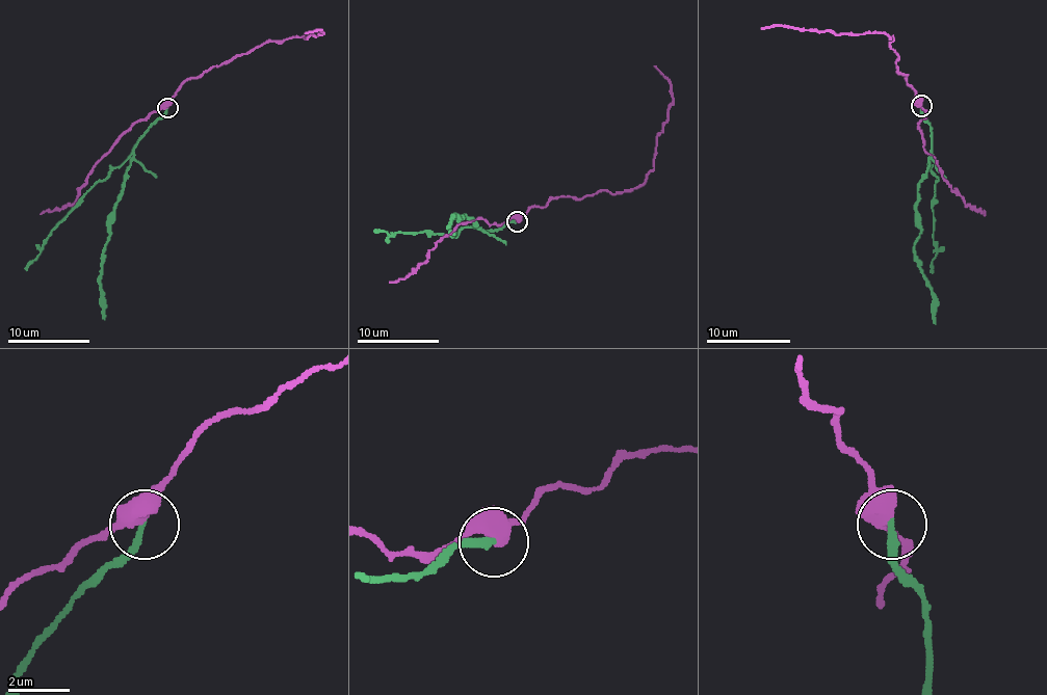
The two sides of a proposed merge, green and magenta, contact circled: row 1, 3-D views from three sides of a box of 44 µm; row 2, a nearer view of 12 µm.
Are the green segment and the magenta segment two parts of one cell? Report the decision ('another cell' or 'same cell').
another cell

